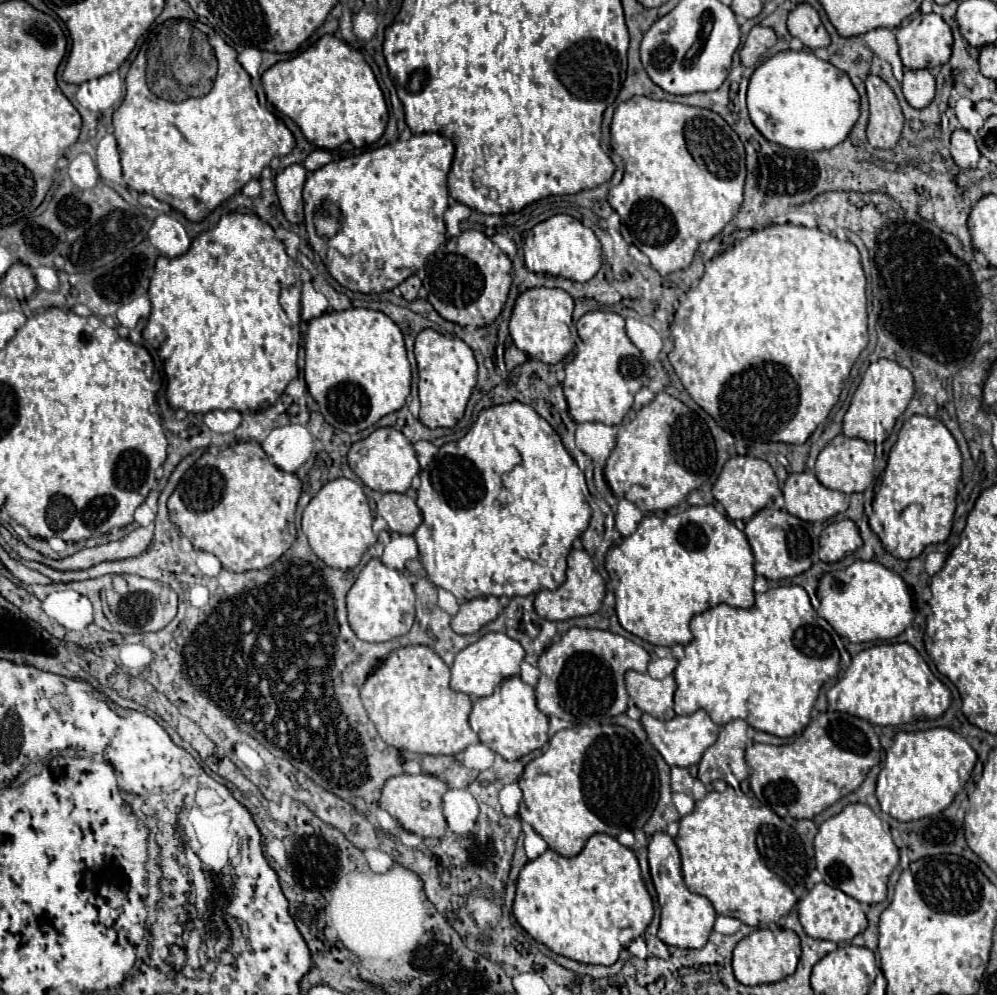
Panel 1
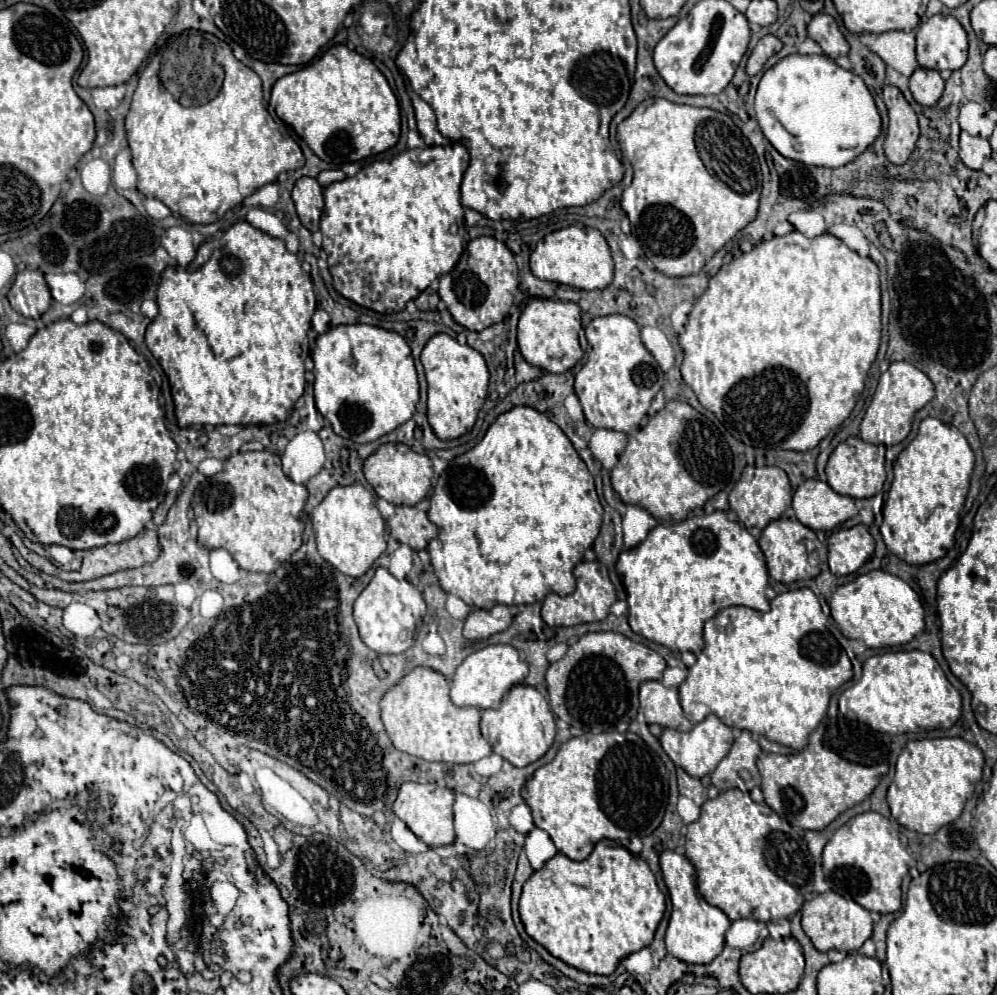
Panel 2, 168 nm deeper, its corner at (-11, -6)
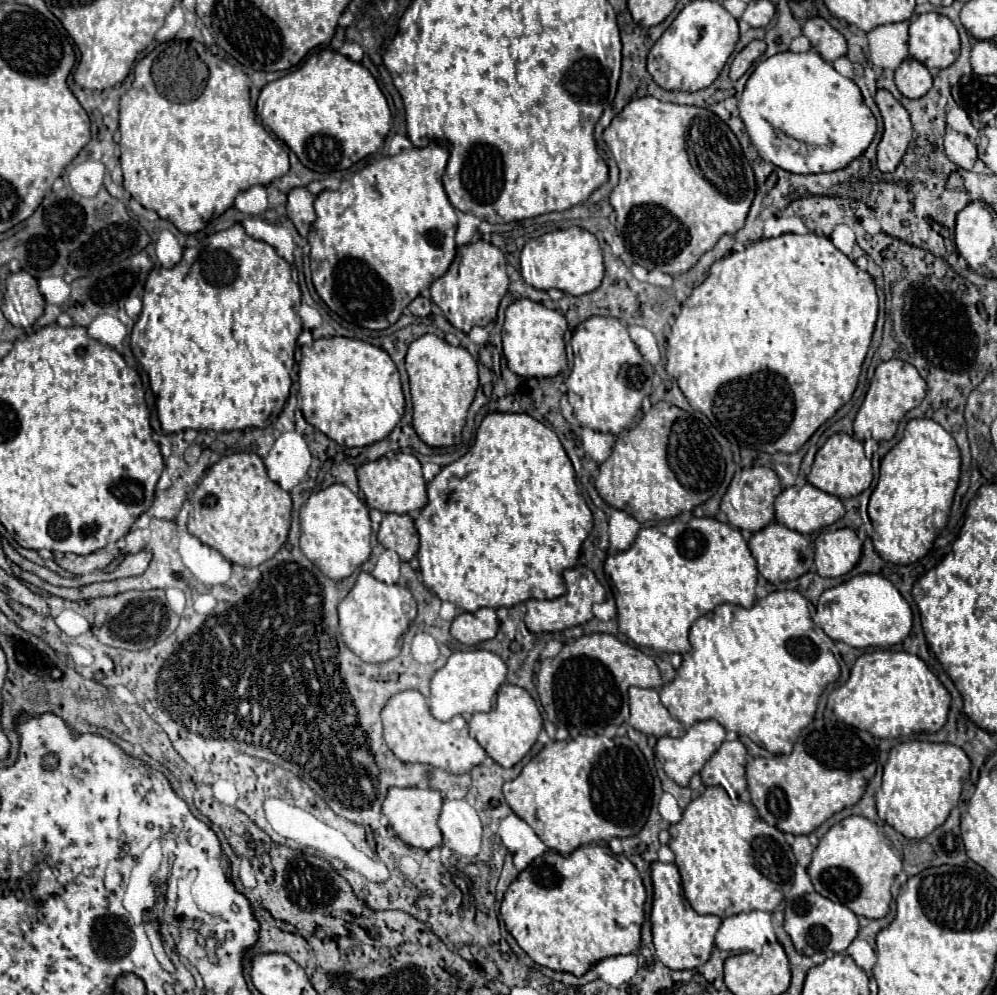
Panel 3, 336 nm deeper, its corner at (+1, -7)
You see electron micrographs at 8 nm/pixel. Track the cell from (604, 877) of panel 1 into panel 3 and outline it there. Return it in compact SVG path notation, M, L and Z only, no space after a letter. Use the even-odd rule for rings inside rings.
M585 844L569 856L547 850L543 856L535 858L507 888L501 904L501 916L517 944L537 964L583 976L603 958L631 954L639 948L641 924L645 918L645 898L647 894L633 862L629 862L623 854L613 854L607 846Z

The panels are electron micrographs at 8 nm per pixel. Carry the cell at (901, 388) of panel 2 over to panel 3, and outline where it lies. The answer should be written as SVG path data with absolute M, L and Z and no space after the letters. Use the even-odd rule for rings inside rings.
M889 360L889 362L881 362L875 370L875 376L871 380L871 386L869 386L869 392L855 416L855 424L853 424L853 430L855 430L855 438L859 440L891 440L897 432L897 426L899 426L899 420L915 406L921 404L921 400L925 398L925 390L927 390L927 384L925 380L919 376L919 372L915 370L915 366L911 366L909 362L903 362L903 360Z

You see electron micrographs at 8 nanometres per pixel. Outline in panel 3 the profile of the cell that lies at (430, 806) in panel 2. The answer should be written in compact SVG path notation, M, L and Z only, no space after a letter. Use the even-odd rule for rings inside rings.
M389 788L387 798L383 802L383 816L389 820L397 838L405 844L431 850L441 846L441 830L437 826L443 798L437 790L421 790L421 788Z

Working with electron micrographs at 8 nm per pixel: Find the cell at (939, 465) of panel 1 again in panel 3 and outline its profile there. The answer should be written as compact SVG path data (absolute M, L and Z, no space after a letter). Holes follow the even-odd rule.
M913 418L907 422L903 440L895 448L891 448L887 456L881 460L881 476L869 500L869 518L873 522L871 540L875 552L885 562L913 564L933 548L935 538L941 532L941 528L947 524L951 512L953 494L959 484L959 468L961 468L961 454L951 434L947 434L931 418Z

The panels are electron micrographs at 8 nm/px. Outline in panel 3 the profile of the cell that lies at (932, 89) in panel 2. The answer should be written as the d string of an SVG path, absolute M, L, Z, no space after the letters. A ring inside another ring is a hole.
M915 58L903 60L903 64L895 70L895 84L905 98L911 98L911 100L921 98L923 94L929 92L931 82L933 78L929 70L923 64L919 64Z

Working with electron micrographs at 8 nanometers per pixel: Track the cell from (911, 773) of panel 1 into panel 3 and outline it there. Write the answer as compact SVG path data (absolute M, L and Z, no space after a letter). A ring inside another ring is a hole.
M919 740L895 744L883 768L883 786L875 796L879 818L905 838L925 838L947 820L951 808L959 802L963 780L969 776L969 768L971 762L967 754L953 744Z

